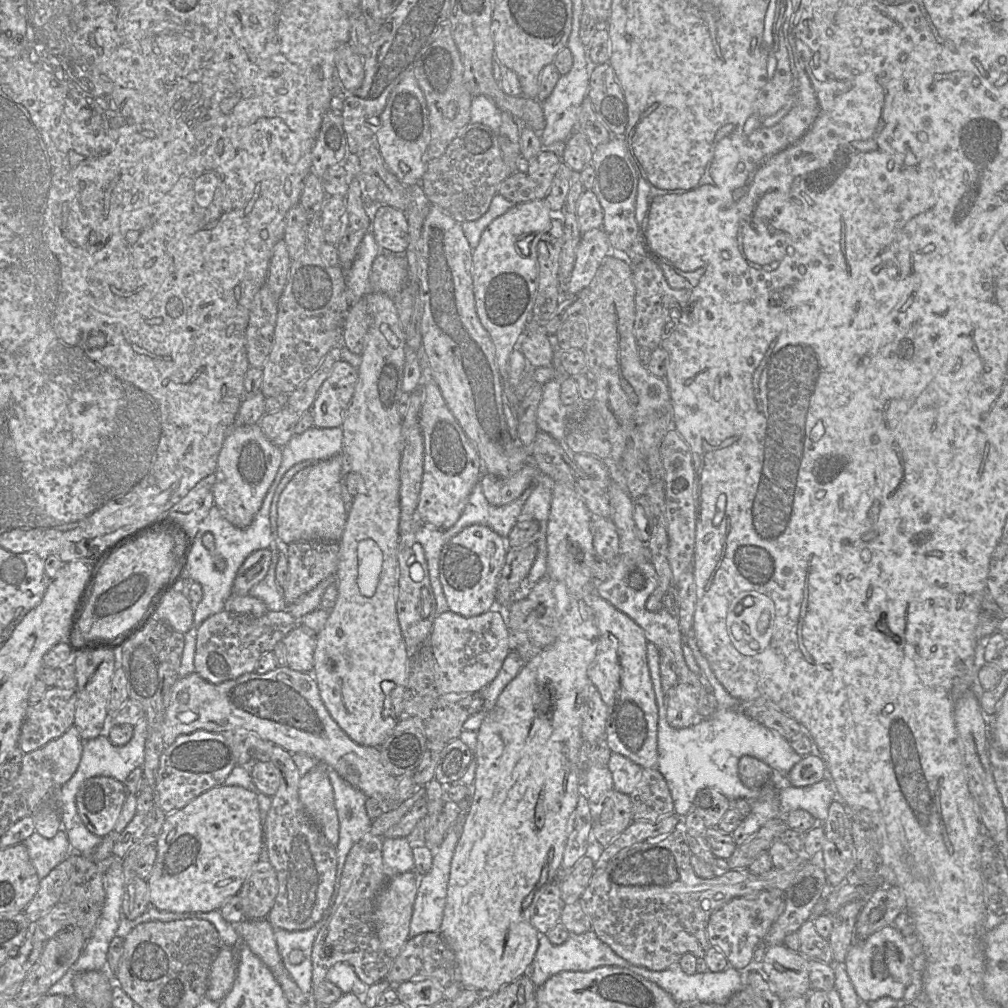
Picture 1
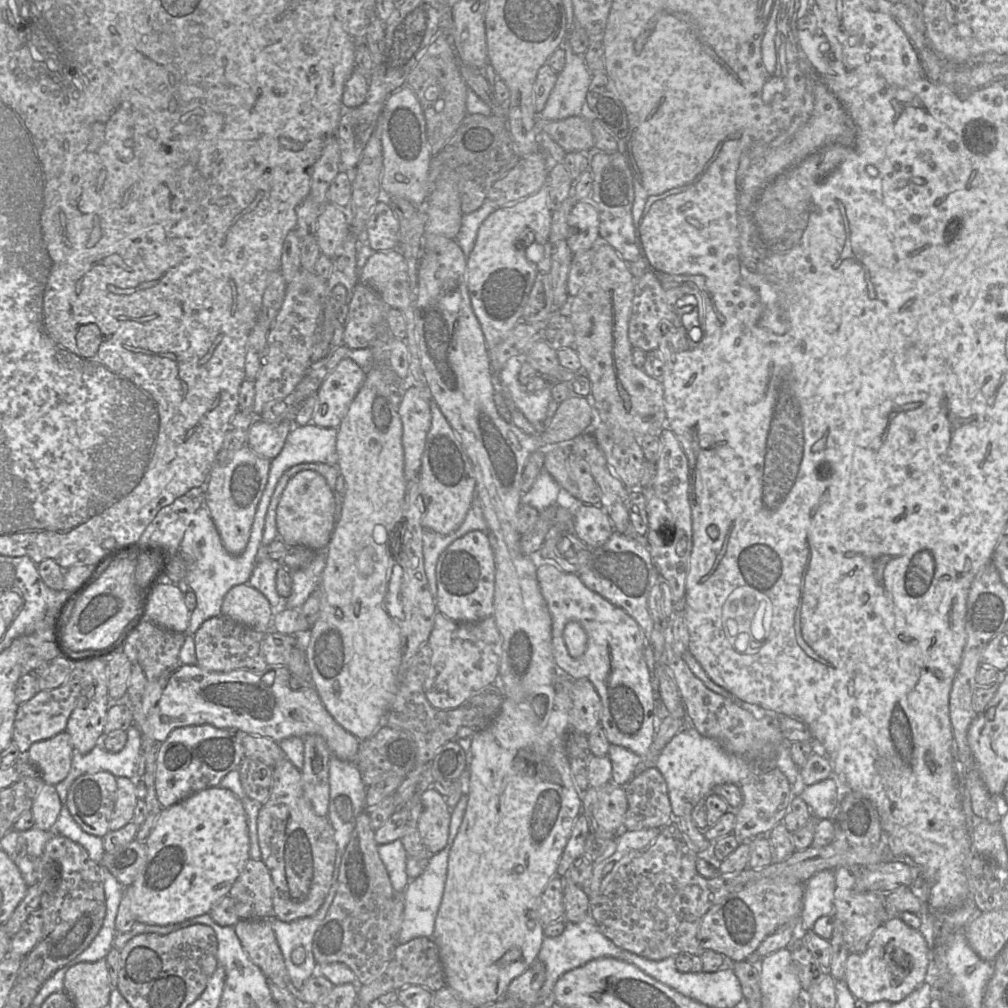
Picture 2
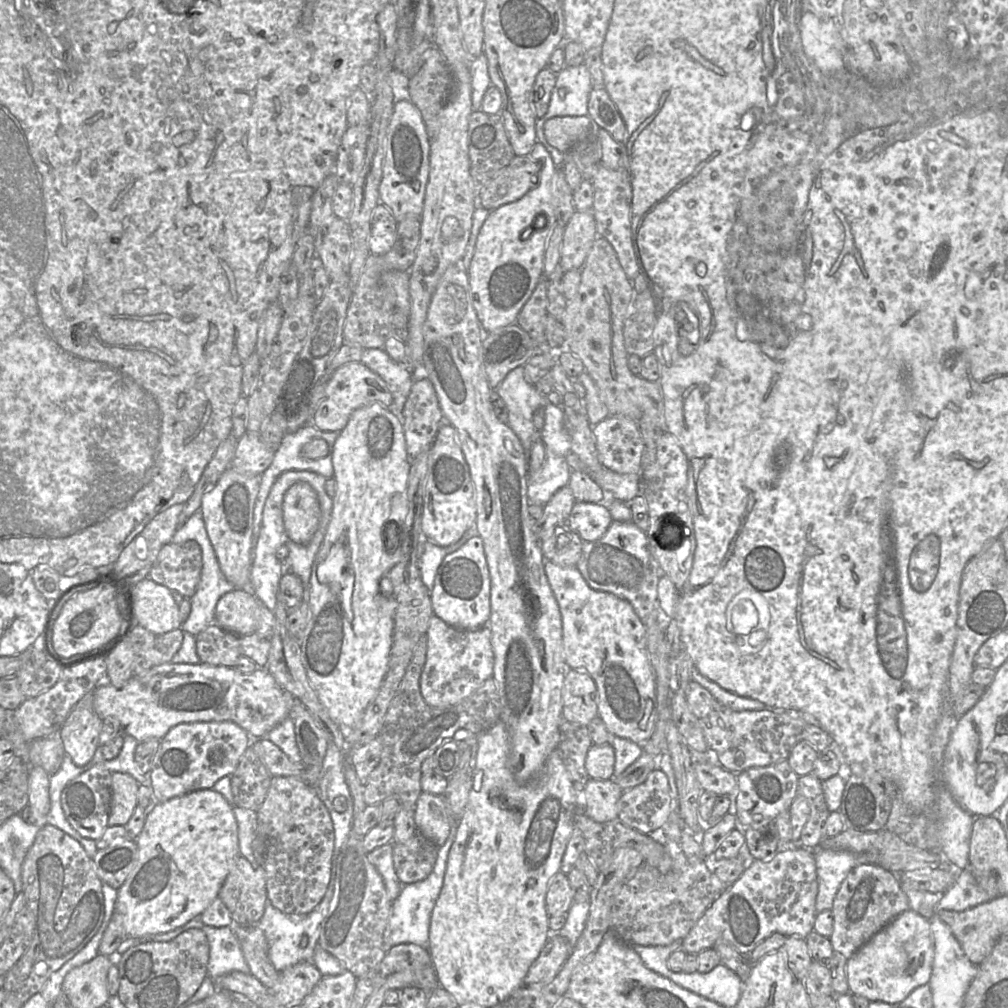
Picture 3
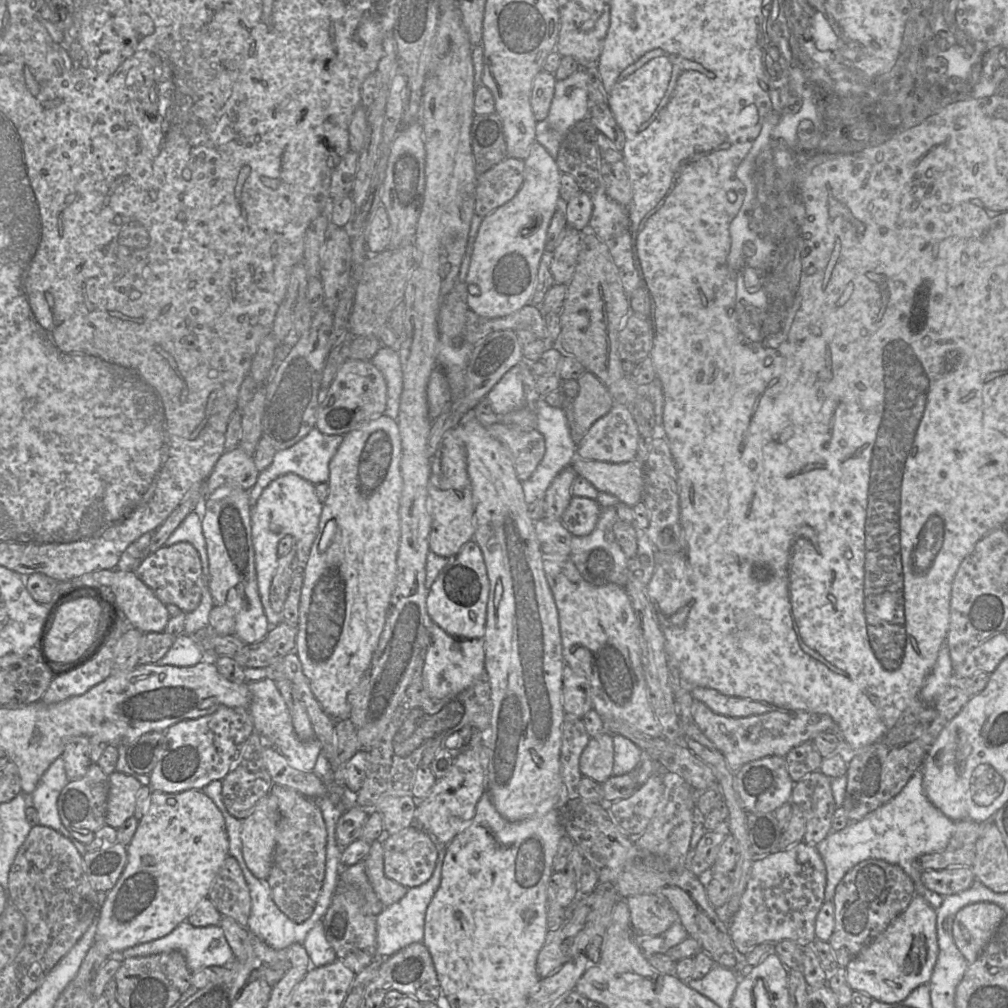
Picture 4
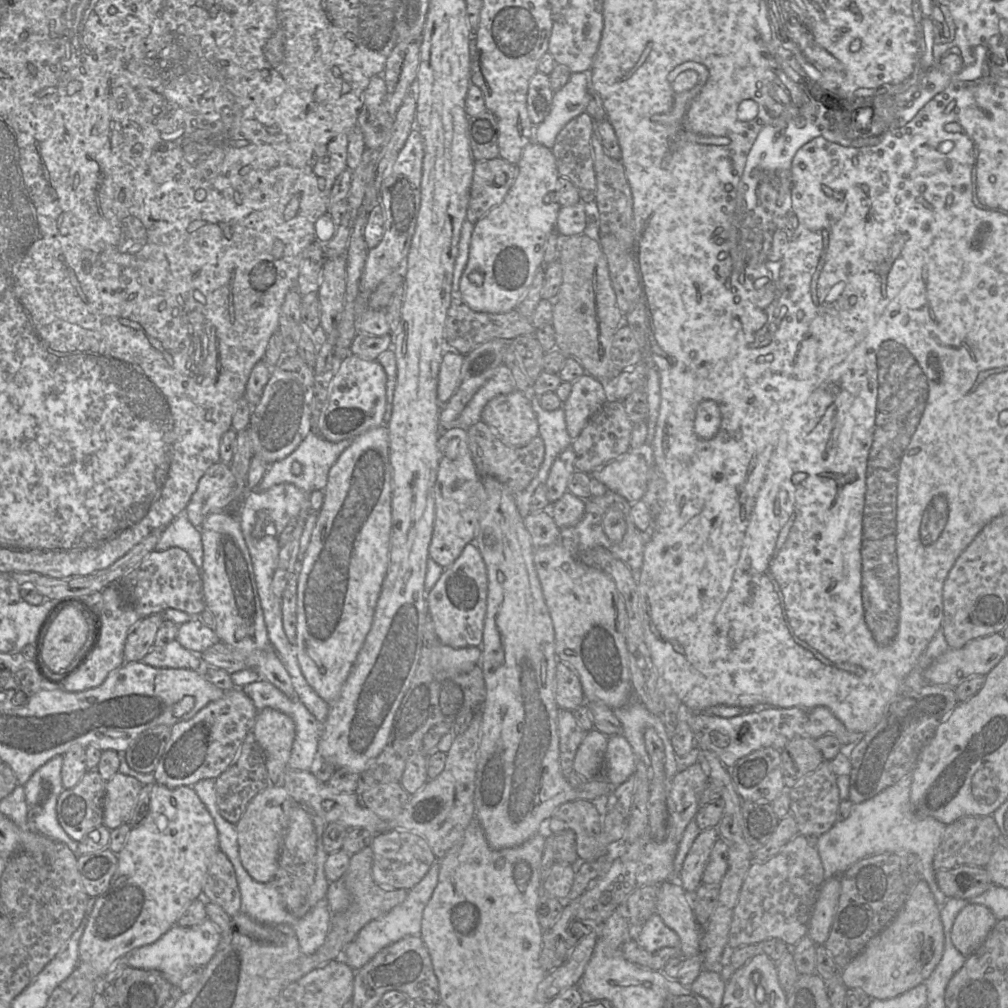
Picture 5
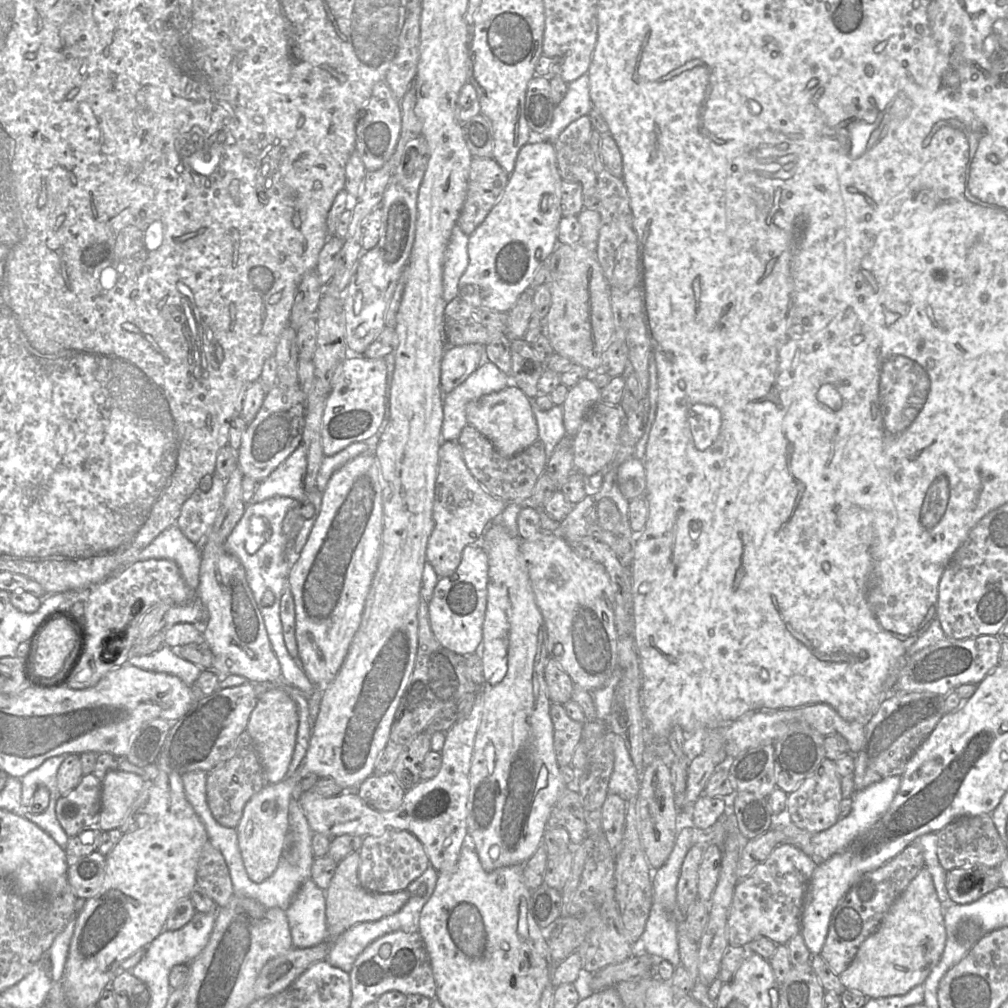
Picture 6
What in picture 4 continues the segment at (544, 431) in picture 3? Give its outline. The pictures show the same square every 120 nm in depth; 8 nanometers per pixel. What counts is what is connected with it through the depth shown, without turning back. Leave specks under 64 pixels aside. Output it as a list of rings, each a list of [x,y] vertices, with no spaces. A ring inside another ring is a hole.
[[[543,397],[540,398],[537,406],[537,427],[536,429],[543,435],[545,440],[545,453],[544,456],[532,473],[532,475],[525,481],[522,482],[522,488],[524,492],[525,502],[529,505],[537,499],[545,497],[546,490],[554,478],[567,466],[571,465],[574,459],[577,457],[575,443],[565,409],[555,408],[549,406]]]

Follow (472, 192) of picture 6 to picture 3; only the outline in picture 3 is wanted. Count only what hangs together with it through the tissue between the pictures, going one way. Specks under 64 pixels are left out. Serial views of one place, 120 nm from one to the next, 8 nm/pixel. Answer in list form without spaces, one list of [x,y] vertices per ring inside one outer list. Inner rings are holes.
[[[529,155],[514,156],[482,189],[478,205],[492,211],[515,202],[535,188],[540,181],[540,166]]]

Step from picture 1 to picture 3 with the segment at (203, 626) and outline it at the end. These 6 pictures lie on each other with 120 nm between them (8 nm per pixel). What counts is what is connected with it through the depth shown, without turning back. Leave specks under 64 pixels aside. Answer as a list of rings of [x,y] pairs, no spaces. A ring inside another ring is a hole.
[[[215,622],[194,637],[197,655],[202,663],[233,668],[242,655],[240,636]]]

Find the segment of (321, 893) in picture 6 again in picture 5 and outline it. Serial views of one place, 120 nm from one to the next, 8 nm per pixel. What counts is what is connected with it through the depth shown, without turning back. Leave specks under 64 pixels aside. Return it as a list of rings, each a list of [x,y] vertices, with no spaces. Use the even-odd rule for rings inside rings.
[[[326,898],[320,900],[293,927],[302,955],[311,955],[323,945],[329,932],[332,912]]]

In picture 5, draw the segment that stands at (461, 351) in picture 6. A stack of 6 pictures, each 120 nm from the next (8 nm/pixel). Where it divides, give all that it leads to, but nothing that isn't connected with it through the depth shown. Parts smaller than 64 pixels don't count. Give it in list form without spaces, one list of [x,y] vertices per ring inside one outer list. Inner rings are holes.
[[[445,352],[443,354],[438,376],[437,398],[445,405],[455,394],[461,382],[461,369],[465,355]]]

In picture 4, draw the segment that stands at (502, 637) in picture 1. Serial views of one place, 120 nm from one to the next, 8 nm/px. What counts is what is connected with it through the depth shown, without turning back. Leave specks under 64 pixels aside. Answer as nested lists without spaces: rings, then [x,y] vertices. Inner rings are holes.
[[[431,622],[429,635],[431,643],[425,653],[422,670],[424,688],[432,699],[443,699],[466,689],[485,671],[484,637],[457,639]]]

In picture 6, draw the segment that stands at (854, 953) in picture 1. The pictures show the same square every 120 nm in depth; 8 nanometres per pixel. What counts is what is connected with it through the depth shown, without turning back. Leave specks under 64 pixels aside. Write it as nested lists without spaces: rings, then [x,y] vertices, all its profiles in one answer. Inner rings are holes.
[[[924,866],[892,904],[878,928],[861,944],[851,964],[839,975],[840,981],[846,989],[867,998],[904,995],[925,982],[940,961],[945,944],[944,904],[939,900],[932,876]]]

